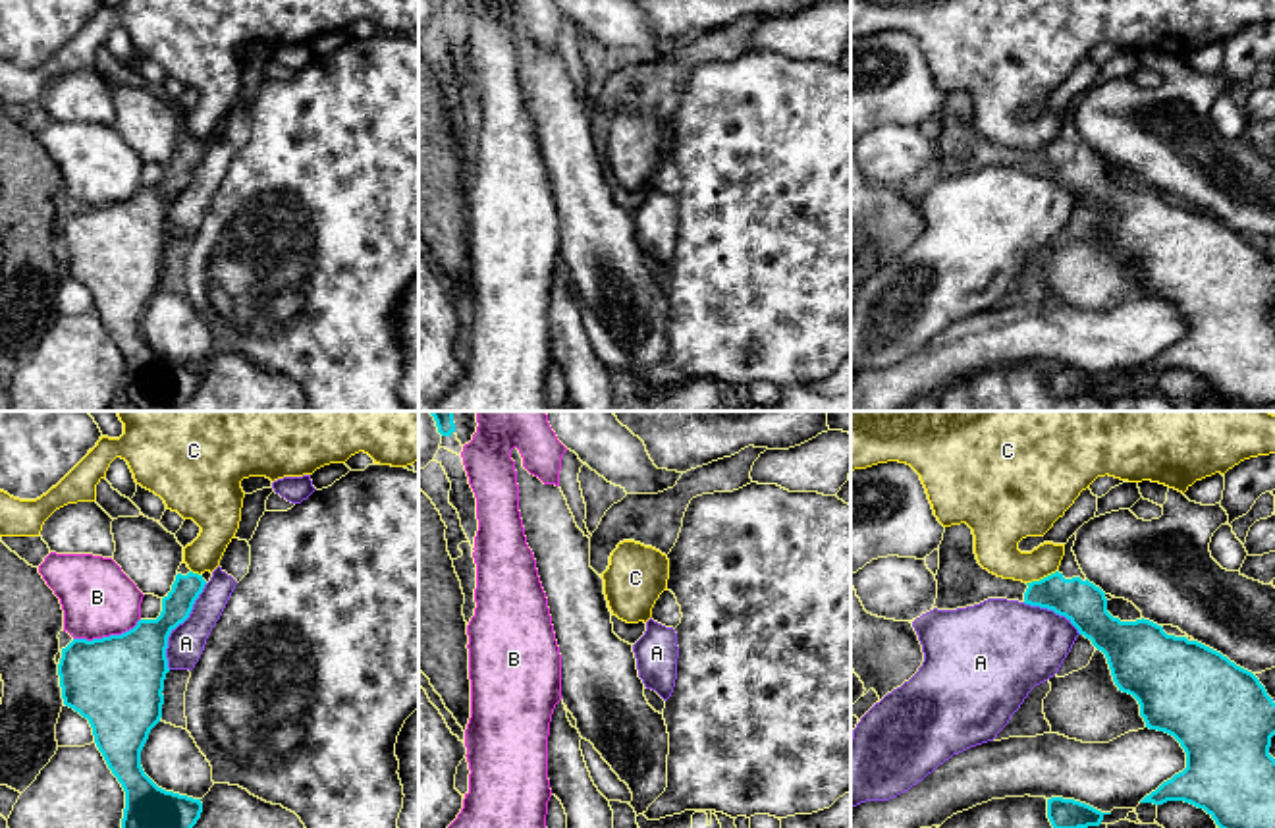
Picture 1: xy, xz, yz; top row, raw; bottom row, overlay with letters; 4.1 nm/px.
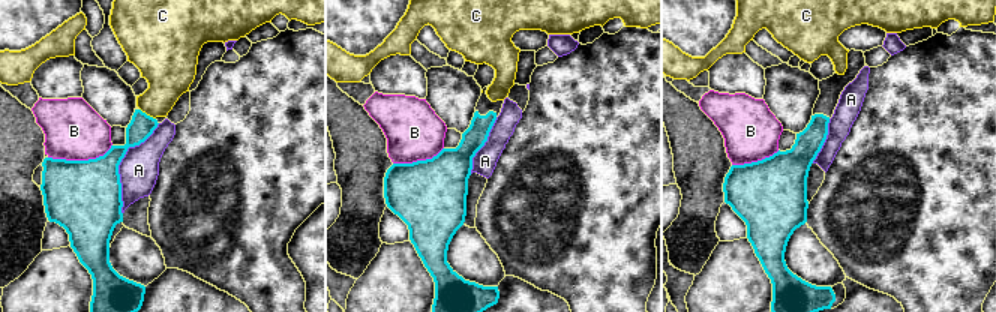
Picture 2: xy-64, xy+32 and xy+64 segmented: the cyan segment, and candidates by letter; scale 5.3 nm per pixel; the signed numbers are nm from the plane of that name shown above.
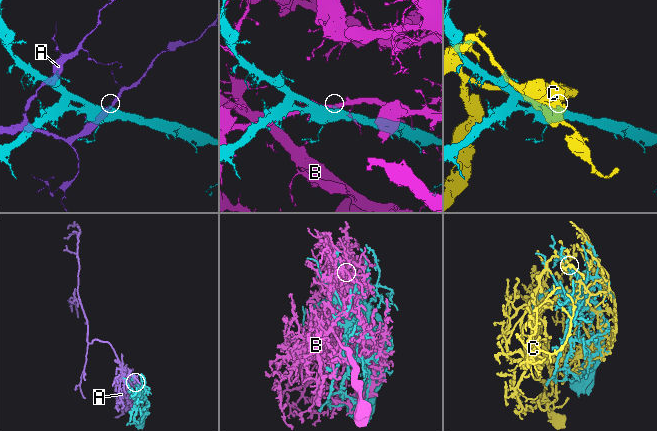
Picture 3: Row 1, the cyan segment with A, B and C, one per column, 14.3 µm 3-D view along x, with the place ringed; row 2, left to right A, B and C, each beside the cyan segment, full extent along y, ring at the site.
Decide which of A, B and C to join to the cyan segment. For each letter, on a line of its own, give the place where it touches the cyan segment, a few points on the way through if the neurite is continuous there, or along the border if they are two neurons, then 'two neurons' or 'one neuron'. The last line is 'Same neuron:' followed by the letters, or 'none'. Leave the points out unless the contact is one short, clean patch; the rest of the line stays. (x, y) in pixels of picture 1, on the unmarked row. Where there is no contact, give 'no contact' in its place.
A: xy (178, 192) | two neurons
B: xy (107, 205) | two neurons
C: yz (1040, 147) | along yz (1056, 138), (1027, 151) | two neurons
Same neuron: none

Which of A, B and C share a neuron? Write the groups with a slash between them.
A / B / C

